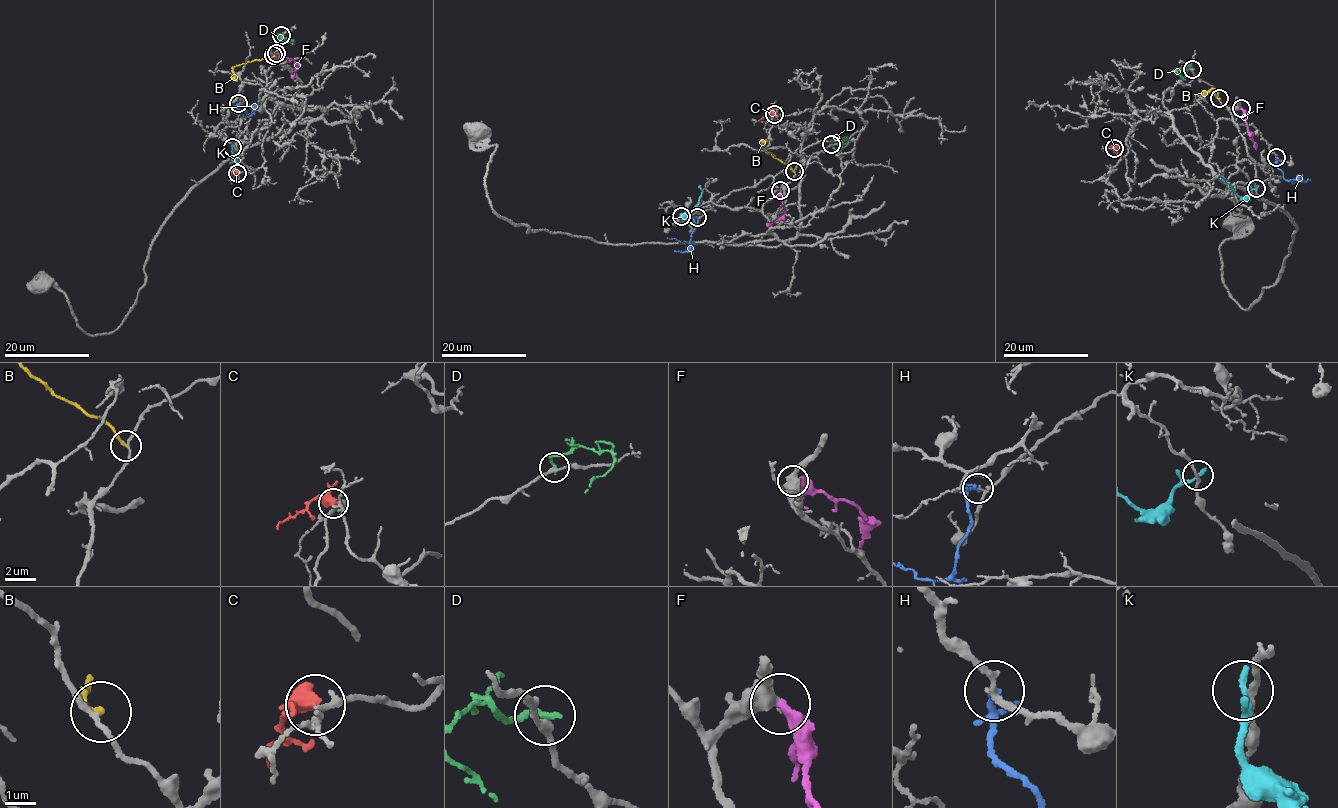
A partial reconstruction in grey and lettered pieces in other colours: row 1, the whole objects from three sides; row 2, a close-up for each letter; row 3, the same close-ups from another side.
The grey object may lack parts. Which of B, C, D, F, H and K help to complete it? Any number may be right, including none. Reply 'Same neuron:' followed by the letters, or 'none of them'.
Same neuron: none of them

